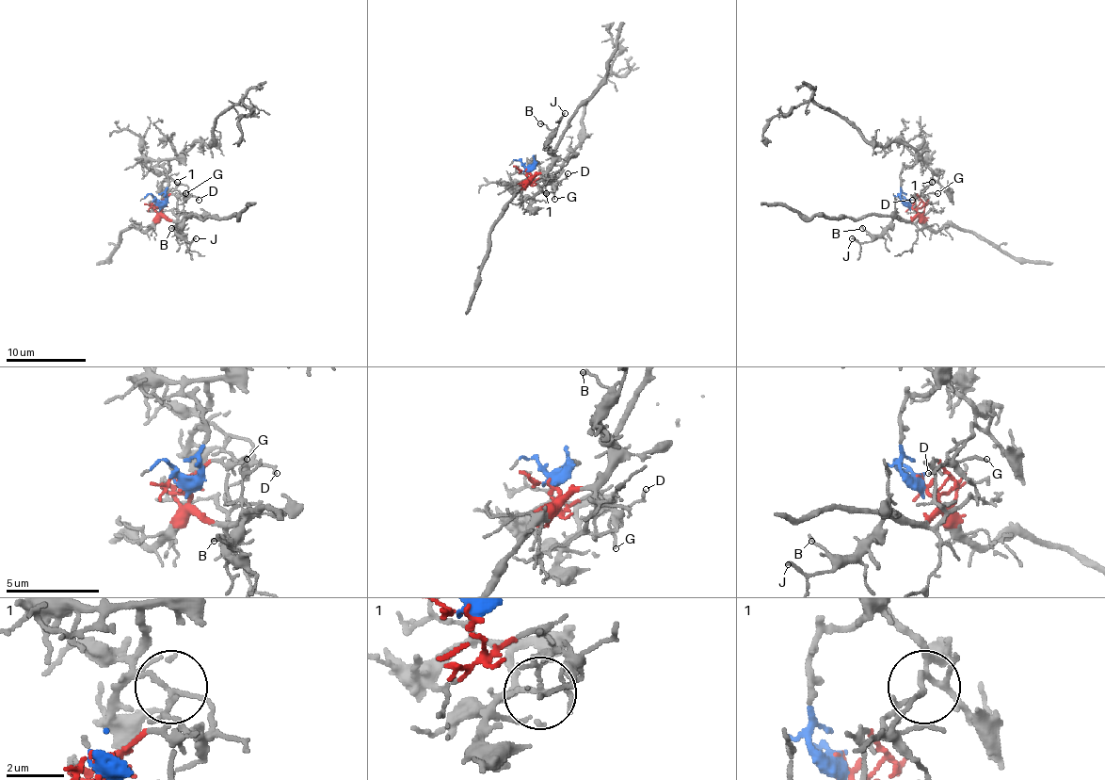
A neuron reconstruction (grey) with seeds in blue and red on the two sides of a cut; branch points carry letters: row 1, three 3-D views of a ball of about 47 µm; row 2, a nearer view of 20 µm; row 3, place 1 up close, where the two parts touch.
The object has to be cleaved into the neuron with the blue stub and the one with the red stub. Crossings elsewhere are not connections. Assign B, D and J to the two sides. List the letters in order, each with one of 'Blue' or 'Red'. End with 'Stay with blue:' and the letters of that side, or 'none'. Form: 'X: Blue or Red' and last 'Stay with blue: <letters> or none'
B: Red
D: Blue
J: Red
Stay with blue: D

